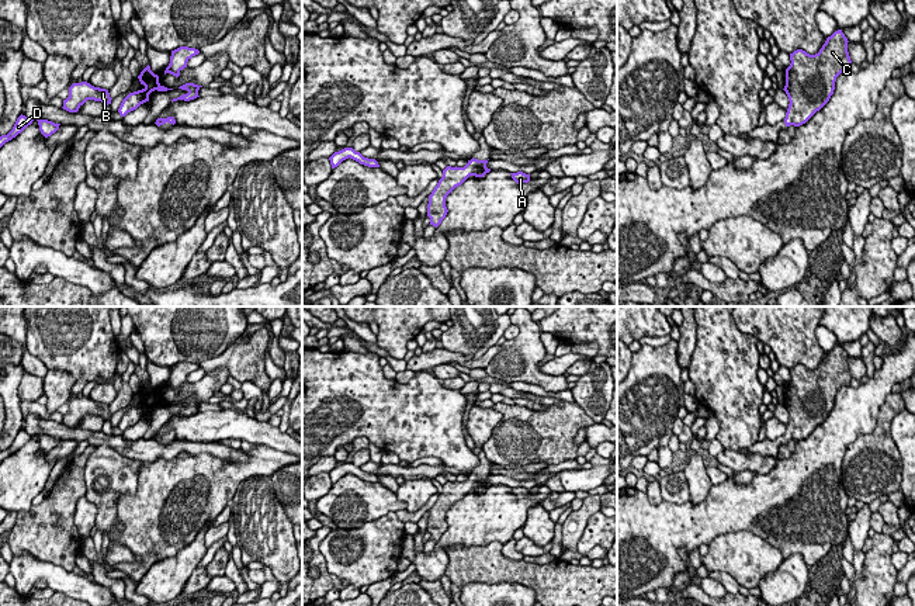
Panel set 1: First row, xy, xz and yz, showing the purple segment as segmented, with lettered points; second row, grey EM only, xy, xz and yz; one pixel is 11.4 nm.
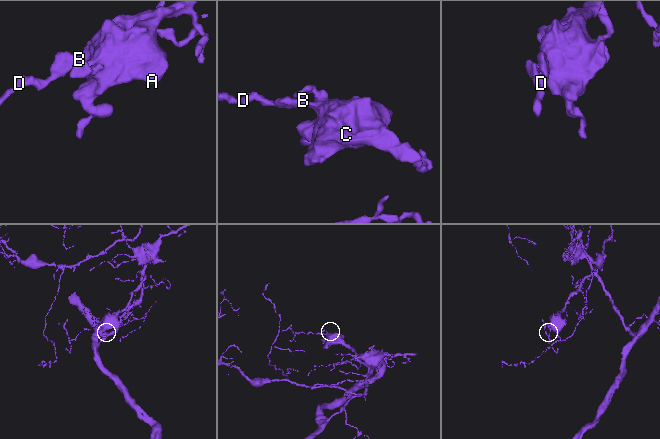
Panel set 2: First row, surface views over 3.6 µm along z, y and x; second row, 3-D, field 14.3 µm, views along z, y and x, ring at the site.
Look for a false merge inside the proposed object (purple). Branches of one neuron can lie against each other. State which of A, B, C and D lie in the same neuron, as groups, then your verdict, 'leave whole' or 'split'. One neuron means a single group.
A B C D | leave whole

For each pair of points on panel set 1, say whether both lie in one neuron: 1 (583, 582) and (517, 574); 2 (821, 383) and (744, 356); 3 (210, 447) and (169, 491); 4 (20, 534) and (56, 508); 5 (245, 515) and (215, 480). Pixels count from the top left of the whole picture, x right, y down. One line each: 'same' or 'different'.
1: same
2: different
3: different
4: same
5: different

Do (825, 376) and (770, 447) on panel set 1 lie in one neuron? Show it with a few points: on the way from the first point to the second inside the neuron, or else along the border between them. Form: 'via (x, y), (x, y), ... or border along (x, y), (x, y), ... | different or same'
via (810, 395), (803, 421), (790, 433) | same

